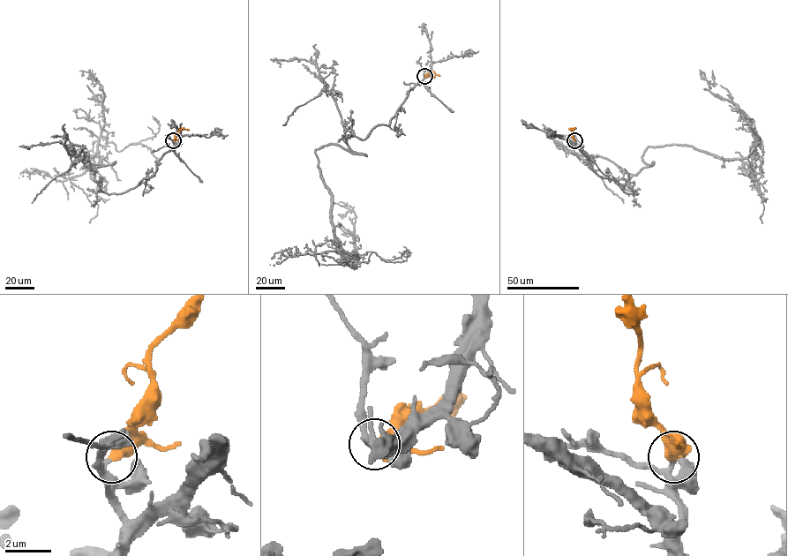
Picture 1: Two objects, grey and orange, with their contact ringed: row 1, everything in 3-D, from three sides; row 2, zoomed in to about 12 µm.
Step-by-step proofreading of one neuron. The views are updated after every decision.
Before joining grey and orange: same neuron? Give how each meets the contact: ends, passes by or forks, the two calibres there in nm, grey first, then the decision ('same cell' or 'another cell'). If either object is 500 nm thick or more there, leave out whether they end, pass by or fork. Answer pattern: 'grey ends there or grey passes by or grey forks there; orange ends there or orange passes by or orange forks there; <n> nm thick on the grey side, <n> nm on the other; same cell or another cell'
240 nm thick on the grey side, 650 nm on the other; same cell

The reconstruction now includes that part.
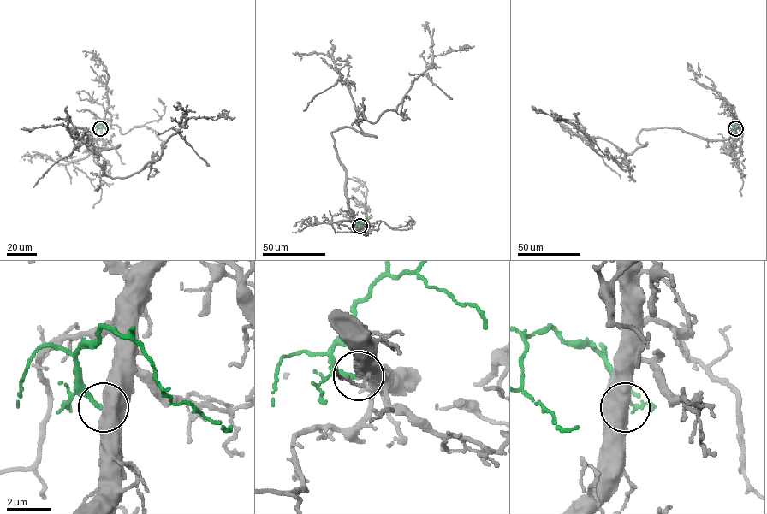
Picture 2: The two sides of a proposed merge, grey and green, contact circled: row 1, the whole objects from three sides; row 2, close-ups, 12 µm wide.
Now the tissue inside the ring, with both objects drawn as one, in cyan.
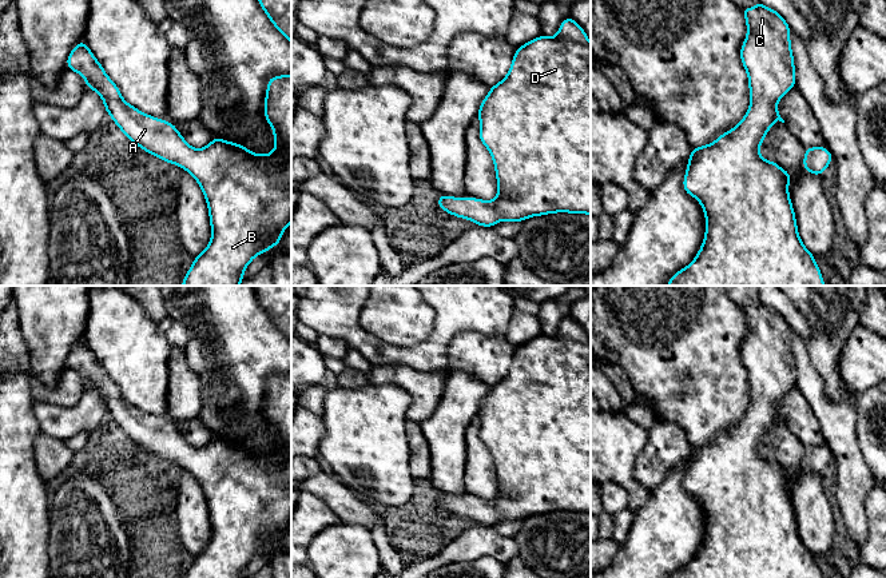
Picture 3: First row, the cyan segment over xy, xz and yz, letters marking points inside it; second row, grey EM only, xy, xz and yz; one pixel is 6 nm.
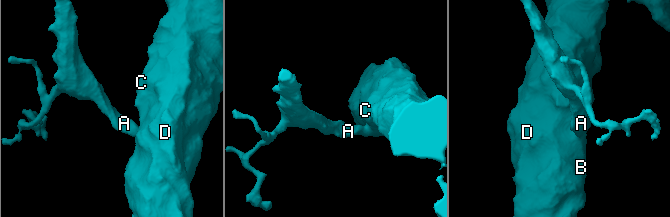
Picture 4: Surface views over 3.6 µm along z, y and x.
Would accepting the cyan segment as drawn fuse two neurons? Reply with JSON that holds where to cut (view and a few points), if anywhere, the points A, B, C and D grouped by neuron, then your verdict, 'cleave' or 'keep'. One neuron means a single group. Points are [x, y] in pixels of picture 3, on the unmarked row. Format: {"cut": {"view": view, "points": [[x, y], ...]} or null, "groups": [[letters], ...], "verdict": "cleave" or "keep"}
{"cut": null, "groups": [["A", "B", "C", "D"]], "verdict": "keep"}

